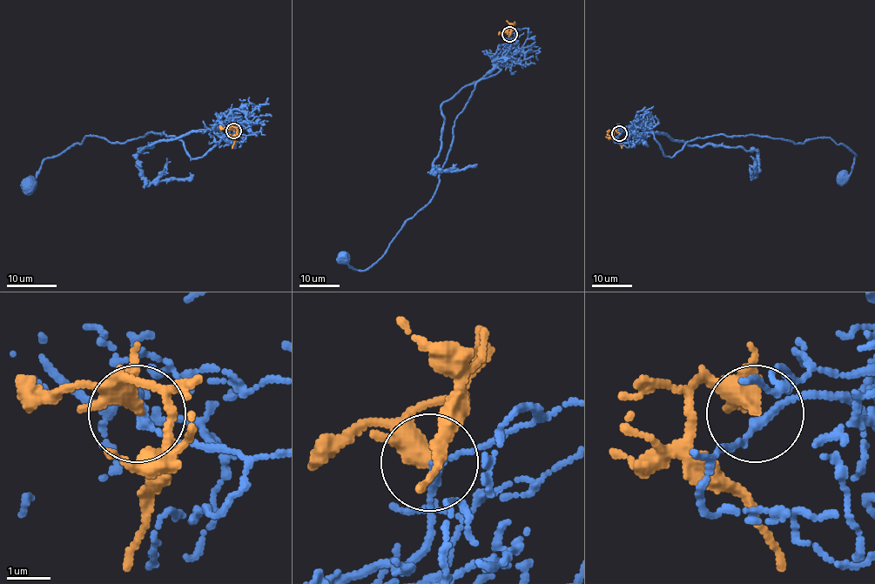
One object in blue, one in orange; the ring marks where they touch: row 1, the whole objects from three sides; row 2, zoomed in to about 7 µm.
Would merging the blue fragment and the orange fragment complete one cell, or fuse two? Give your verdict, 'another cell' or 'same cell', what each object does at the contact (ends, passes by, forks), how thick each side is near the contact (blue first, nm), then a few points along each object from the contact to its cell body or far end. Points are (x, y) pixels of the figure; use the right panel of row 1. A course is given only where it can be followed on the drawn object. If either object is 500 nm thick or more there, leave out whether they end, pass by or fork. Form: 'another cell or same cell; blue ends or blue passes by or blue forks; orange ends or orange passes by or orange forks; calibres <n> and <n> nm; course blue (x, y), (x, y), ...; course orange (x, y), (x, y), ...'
another cell; blue passes by; orange forks; calibres 160 and 280 nm; course blue (620, 133), (645, 128), (669, 157), (689, 141), (724, 134), (794, 143), (830, 137), (855, 155), (841, 178); course orange (619, 133), (614, 130), (613, 136), (622, 148)

